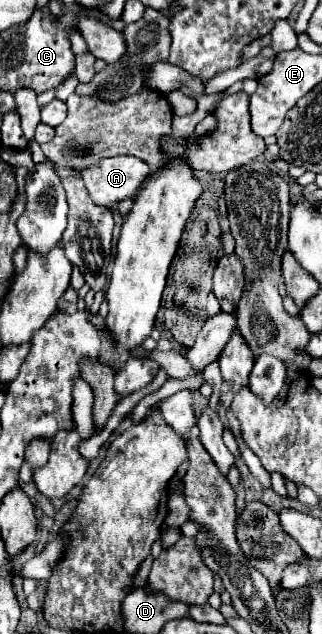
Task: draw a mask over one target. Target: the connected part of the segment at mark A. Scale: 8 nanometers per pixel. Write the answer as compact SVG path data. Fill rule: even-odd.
M134 155L100 159L80 171L84 185L96 205L112 207L122 199L132 199L148 175L148 165Z

